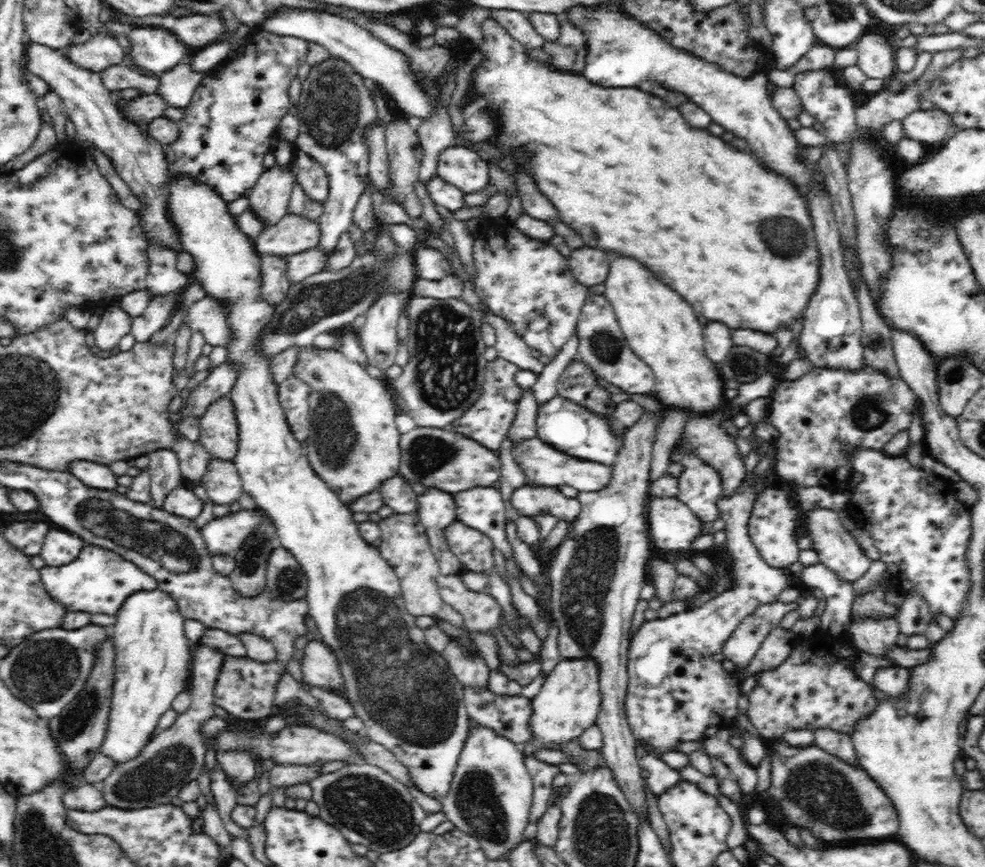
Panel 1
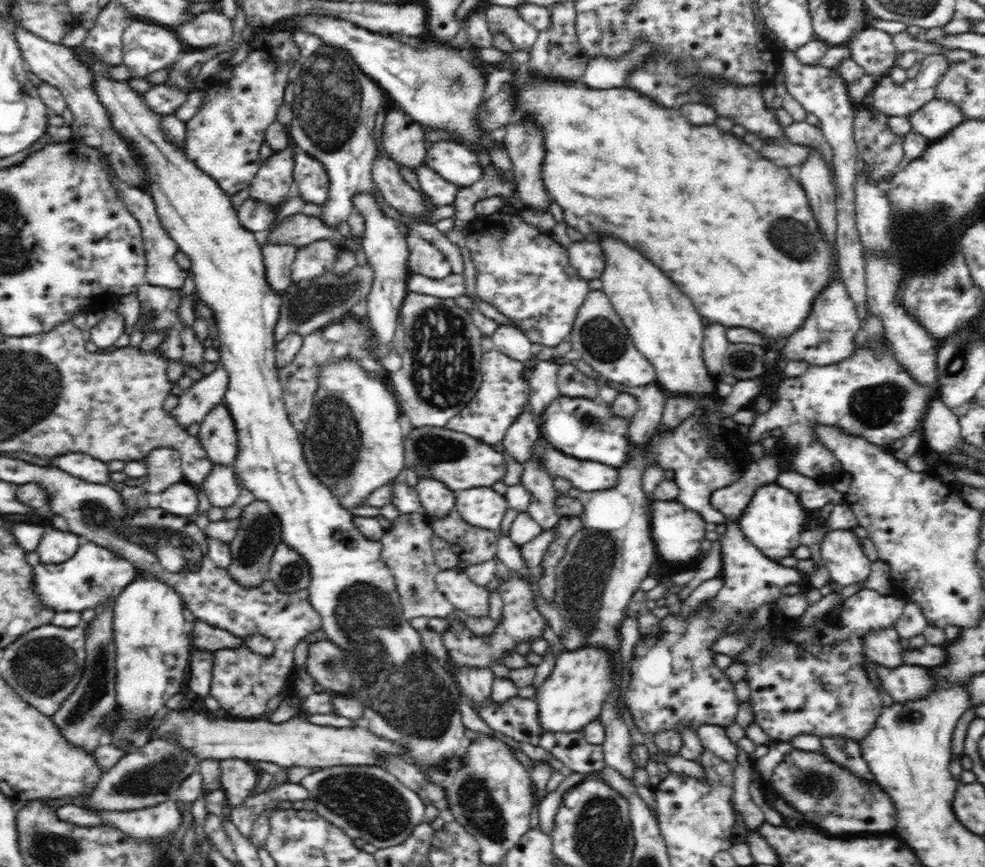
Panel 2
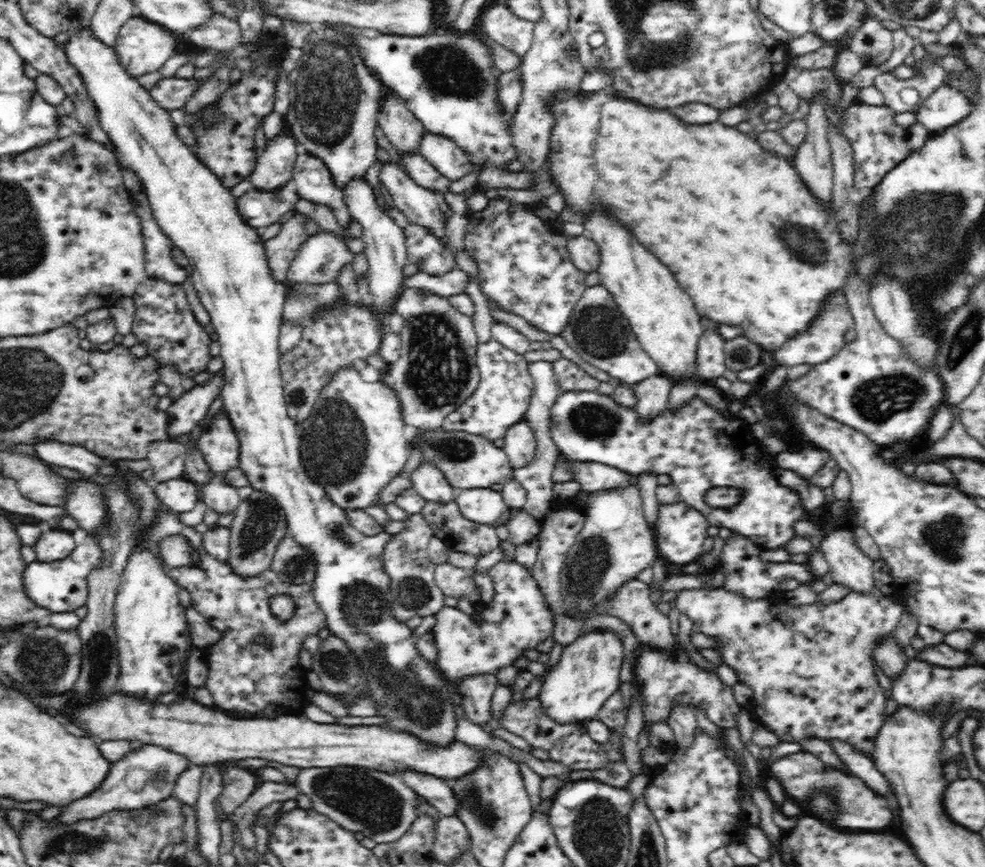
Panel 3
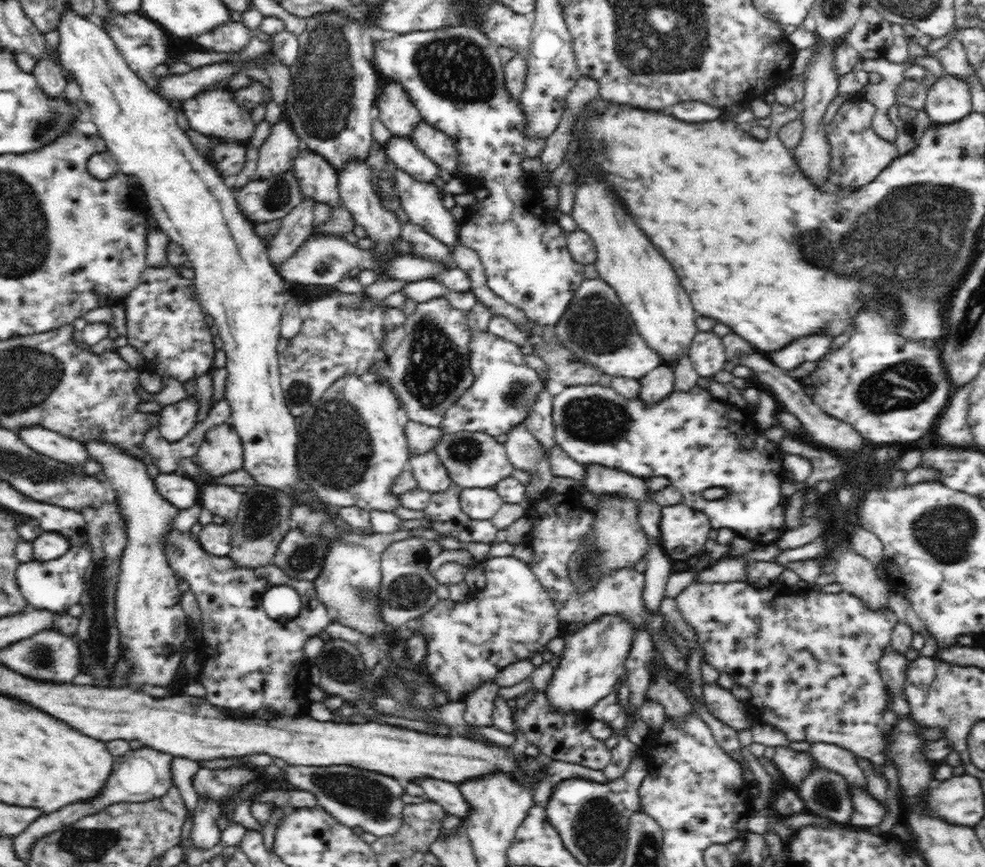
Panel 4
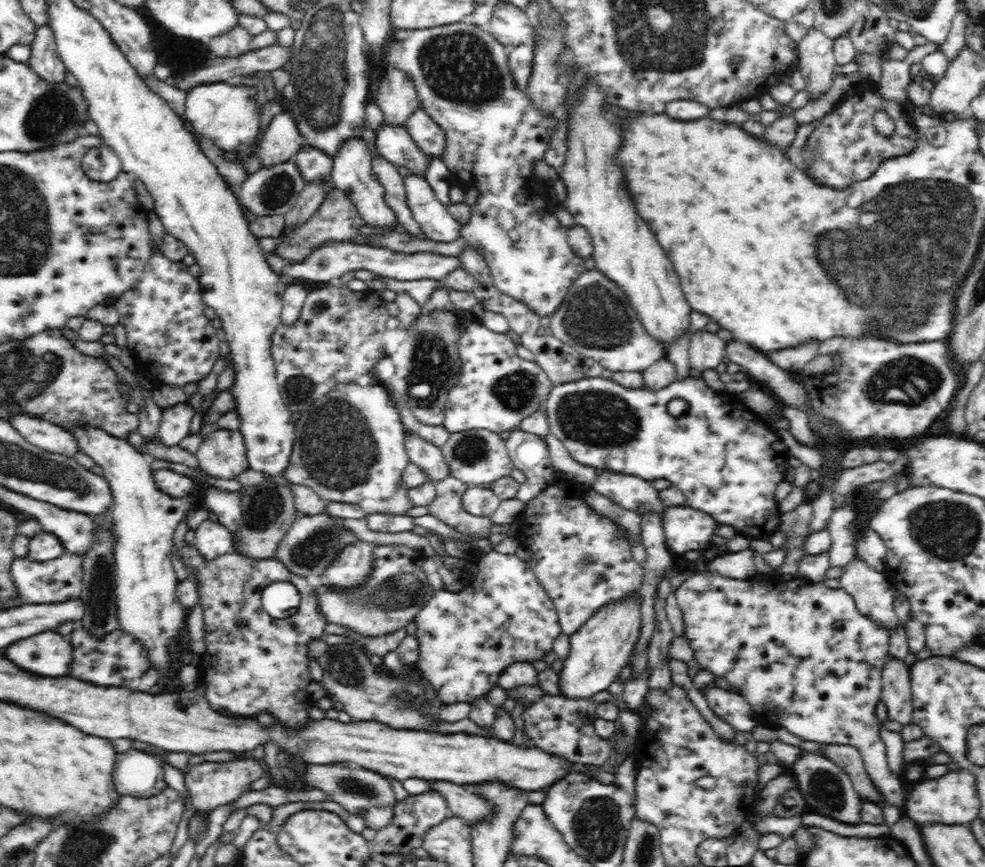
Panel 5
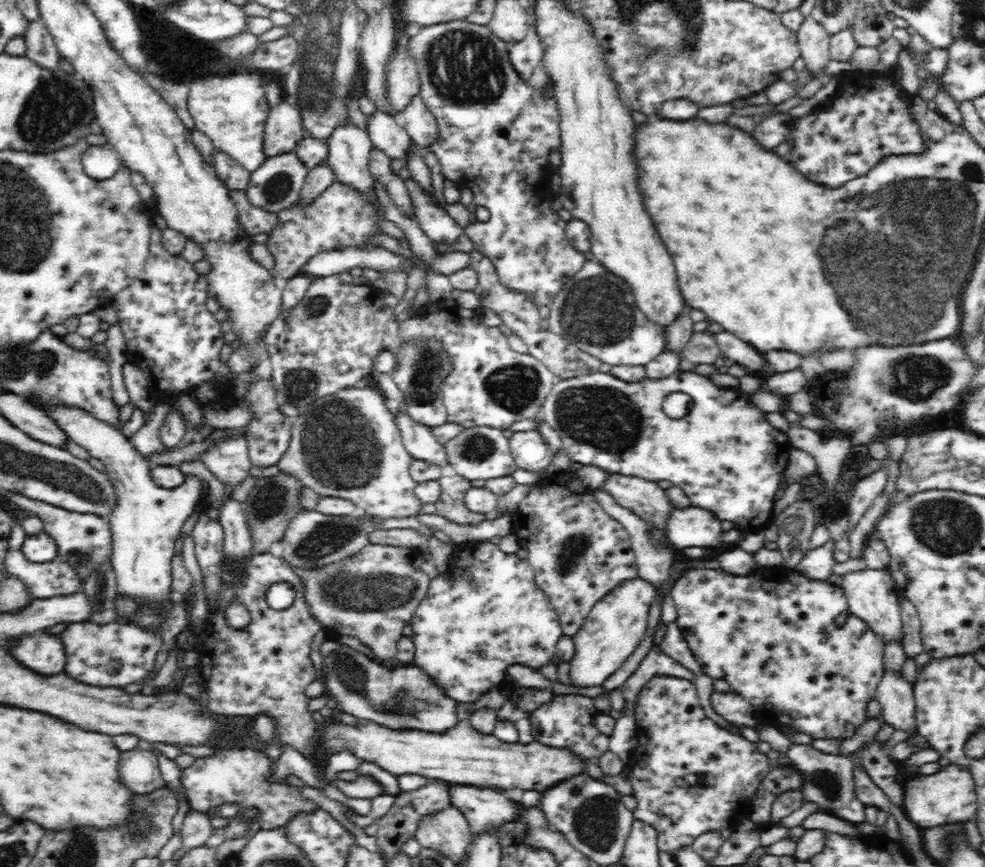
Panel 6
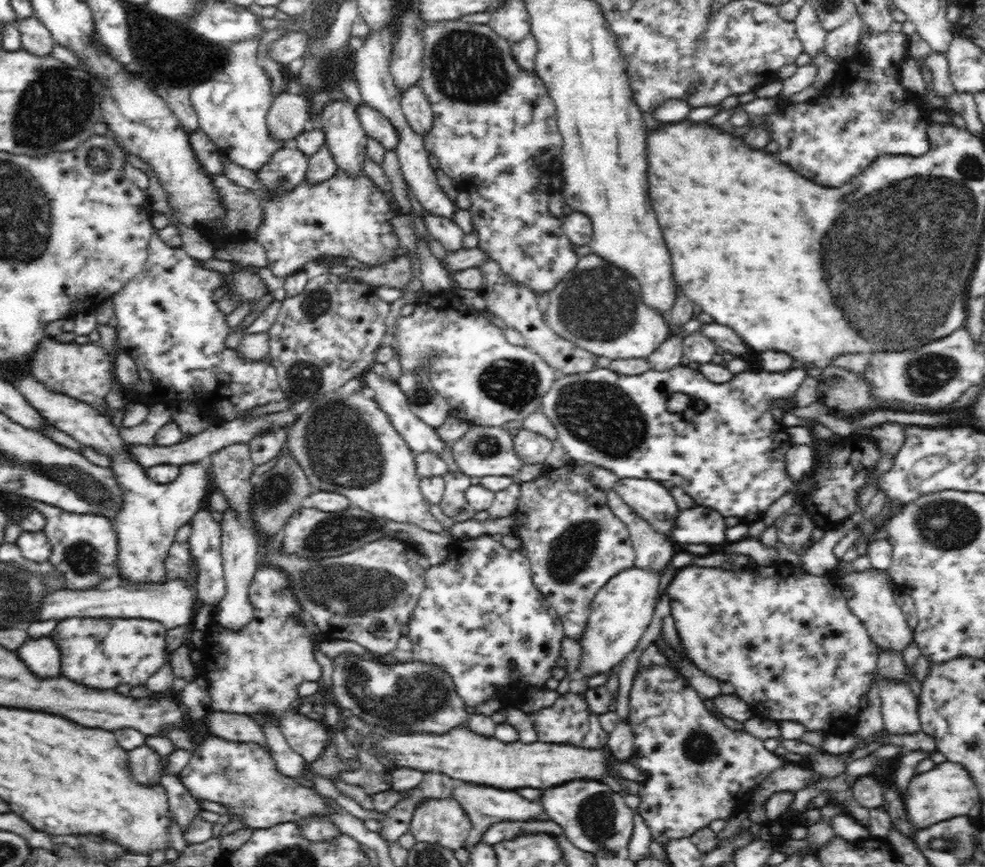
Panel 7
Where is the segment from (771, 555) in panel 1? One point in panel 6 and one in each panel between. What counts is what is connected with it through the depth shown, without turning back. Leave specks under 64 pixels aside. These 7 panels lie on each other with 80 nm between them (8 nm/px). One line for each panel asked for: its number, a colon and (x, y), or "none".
2: (773, 521)
3: (700, 452)
4: (695, 441)
5: (727, 463)
6: (725, 456)

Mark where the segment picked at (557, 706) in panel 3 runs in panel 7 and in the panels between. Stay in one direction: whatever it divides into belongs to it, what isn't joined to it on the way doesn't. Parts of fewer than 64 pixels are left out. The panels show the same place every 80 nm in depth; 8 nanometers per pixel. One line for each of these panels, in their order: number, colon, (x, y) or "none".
4: (593, 659)
5: (598, 651)
6: (614, 627)
7: (622, 610)

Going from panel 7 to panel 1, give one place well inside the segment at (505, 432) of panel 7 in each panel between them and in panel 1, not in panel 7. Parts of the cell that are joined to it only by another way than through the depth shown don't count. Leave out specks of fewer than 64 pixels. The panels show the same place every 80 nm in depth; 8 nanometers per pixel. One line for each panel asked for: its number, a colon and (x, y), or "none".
1: (439, 459)
2: (460, 462)
3: (467, 461)
4: (473, 459)
5: (476, 457)
6: (479, 453)

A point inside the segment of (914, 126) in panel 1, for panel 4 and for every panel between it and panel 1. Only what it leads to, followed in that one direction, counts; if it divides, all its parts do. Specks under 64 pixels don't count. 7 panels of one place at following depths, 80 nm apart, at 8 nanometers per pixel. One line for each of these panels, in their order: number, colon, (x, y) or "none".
2: (936, 118)
3: (945, 106)
4: (948, 99)

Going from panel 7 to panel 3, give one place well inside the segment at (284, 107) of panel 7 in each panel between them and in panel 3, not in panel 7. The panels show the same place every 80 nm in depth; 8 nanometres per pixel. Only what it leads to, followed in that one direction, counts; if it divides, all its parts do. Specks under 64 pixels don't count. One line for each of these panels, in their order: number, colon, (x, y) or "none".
3: (274, 169)
4: (277, 154)
5: (282, 141)
6: (283, 128)

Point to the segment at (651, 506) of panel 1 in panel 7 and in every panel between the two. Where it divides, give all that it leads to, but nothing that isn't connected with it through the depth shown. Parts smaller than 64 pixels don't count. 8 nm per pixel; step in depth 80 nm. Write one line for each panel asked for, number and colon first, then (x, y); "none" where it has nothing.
2: (678, 532)
3: (680, 531)
4: (683, 531)
5: (686, 529)
6: (689, 527)
7: (699, 525)

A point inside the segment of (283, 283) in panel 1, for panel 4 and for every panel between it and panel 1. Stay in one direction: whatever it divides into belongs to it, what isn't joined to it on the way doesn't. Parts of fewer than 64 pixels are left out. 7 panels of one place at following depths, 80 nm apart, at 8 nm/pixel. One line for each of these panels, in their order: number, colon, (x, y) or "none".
2: (277, 259)
3: (280, 250)
4: (296, 227)

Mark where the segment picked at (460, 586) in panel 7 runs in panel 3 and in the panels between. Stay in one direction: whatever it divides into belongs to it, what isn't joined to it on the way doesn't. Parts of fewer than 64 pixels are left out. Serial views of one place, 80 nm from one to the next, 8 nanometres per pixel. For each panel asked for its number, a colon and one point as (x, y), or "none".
3: (520, 618)
4: (468, 644)
5: (503, 615)
6: (489, 614)

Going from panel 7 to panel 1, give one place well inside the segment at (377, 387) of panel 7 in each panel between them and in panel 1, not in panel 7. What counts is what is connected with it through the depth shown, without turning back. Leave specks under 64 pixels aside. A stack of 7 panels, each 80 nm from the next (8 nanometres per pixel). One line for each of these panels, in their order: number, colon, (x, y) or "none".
1: (436, 509)
2: (436, 499)
3: (428, 481)
4: (430, 475)
5: (428, 458)
6: (419, 441)

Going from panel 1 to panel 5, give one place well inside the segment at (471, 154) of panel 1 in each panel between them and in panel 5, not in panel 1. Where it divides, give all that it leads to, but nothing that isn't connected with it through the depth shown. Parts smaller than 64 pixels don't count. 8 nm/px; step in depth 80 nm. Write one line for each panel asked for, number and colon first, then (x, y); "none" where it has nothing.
2: (453, 162)
3: (452, 162)
4: (436, 145)
5: (426, 134)

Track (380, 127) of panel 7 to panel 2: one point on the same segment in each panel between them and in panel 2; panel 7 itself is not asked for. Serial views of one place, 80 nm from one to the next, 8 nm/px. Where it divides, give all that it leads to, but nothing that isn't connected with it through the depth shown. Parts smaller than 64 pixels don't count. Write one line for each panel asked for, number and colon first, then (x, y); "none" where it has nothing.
2: (441, 192)
3: (424, 174)
4: (401, 152)
5: (394, 143)
6: (387, 135)

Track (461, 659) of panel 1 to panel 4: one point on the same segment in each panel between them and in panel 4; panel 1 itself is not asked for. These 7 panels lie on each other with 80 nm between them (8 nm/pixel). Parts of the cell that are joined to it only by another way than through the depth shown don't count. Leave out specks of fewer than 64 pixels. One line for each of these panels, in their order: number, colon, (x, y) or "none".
2: (475, 682)
3: (477, 691)
4: (479, 709)

